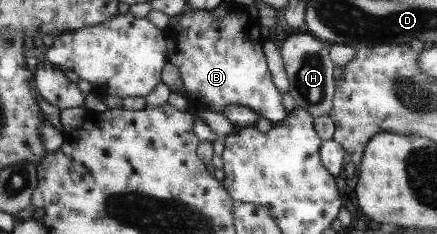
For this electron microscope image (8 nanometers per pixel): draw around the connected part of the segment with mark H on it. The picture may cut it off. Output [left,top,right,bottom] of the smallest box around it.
[280,30,337,117]

